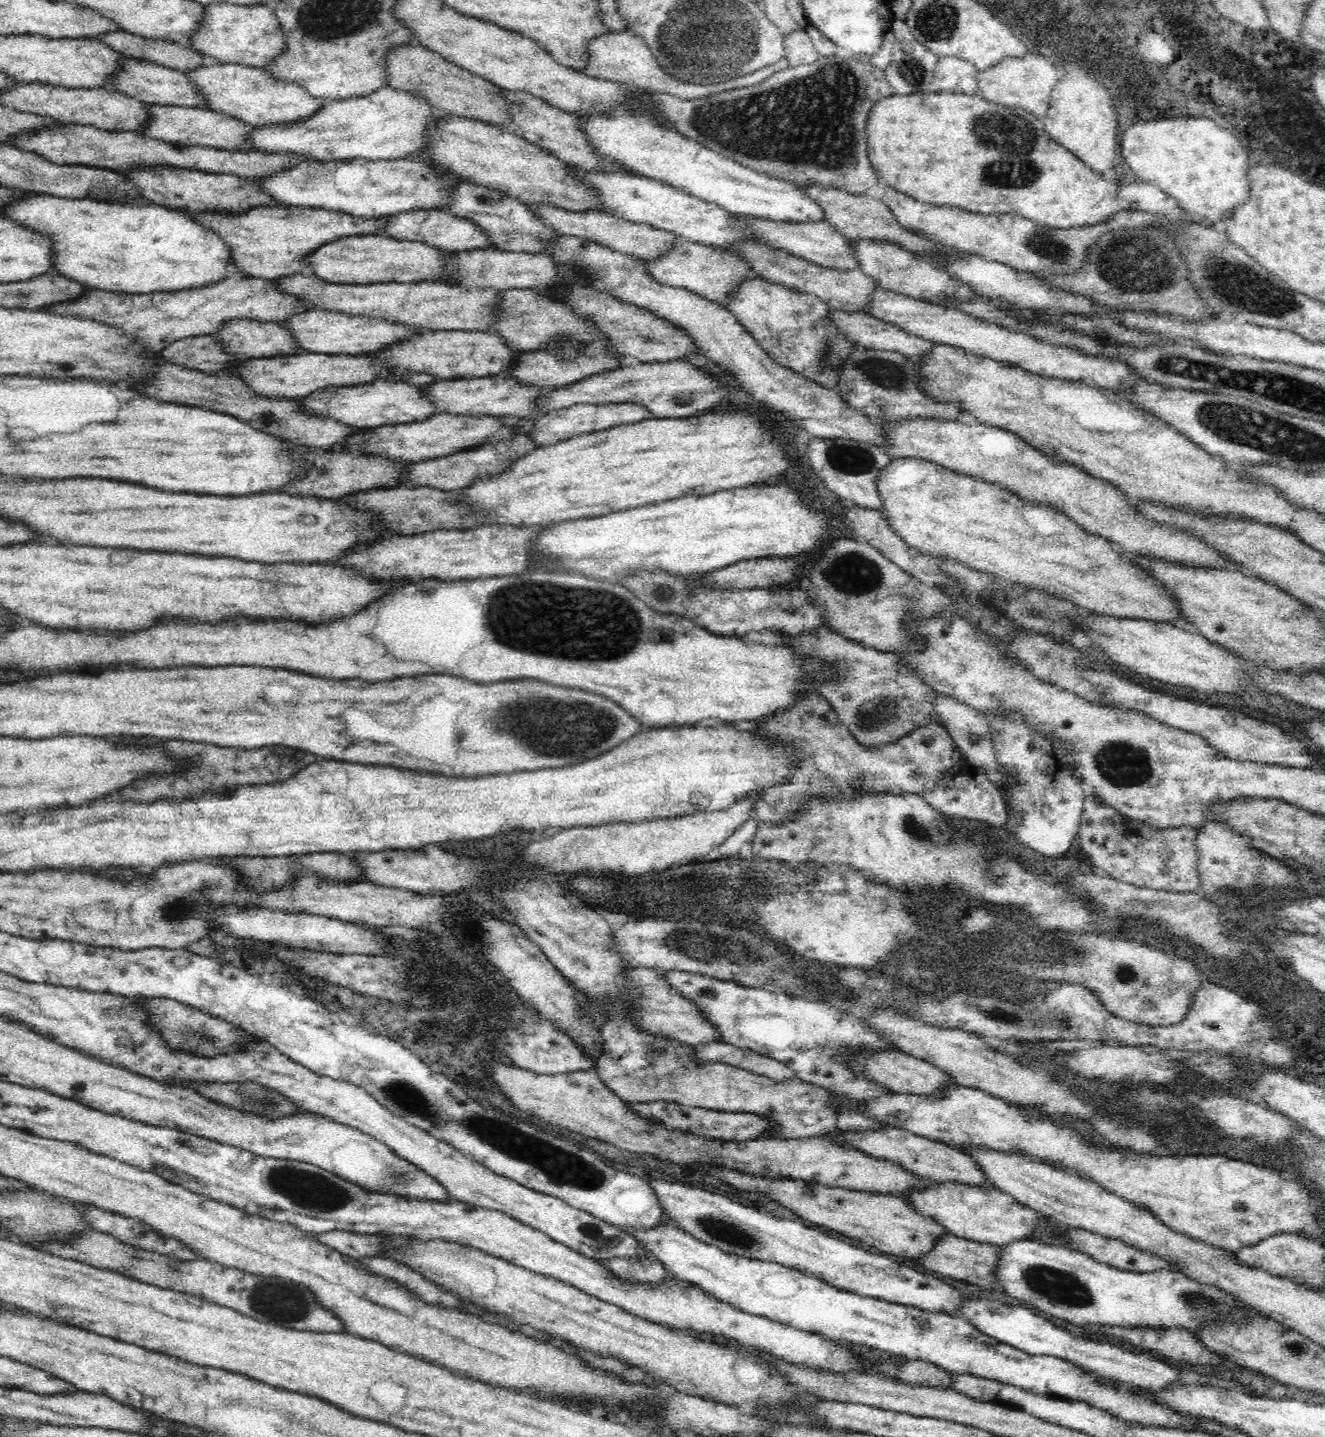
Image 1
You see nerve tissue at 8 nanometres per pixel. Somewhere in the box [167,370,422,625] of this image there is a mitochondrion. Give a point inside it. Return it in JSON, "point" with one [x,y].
{"point":[361,442]}

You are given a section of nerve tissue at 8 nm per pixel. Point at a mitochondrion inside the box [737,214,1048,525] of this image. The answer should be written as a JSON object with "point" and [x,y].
{"point":[890,375]}

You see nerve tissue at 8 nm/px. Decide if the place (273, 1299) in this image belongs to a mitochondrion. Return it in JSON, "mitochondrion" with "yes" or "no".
{"mitochondrion":"yes"}

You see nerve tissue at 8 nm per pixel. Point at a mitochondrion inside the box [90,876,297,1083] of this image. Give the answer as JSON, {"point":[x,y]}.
{"point":[179,909]}

